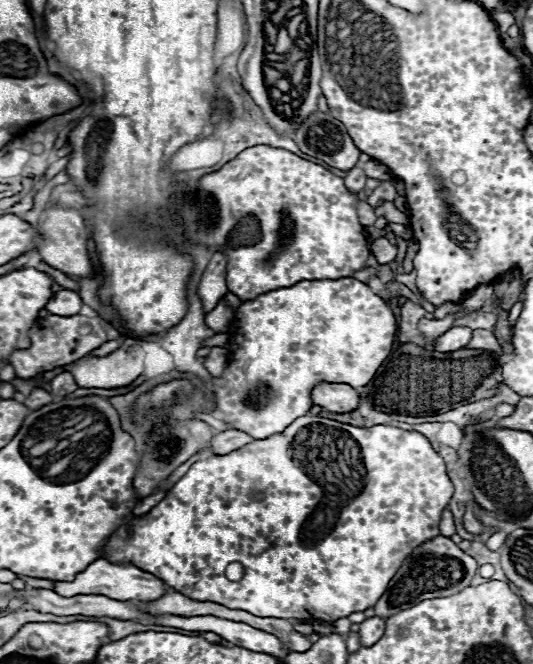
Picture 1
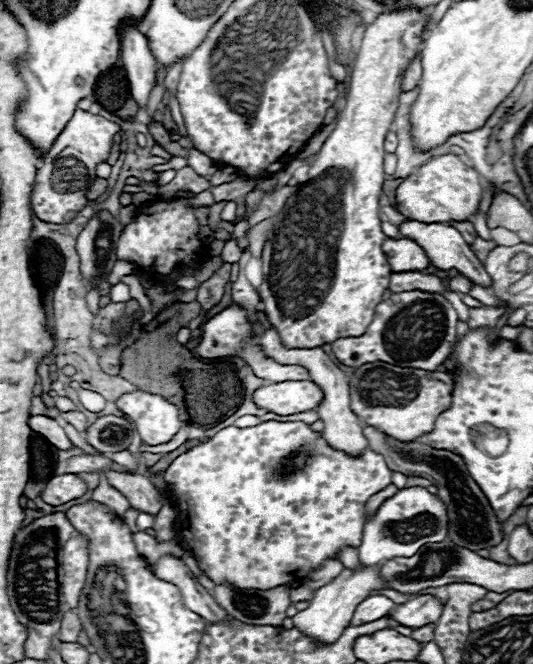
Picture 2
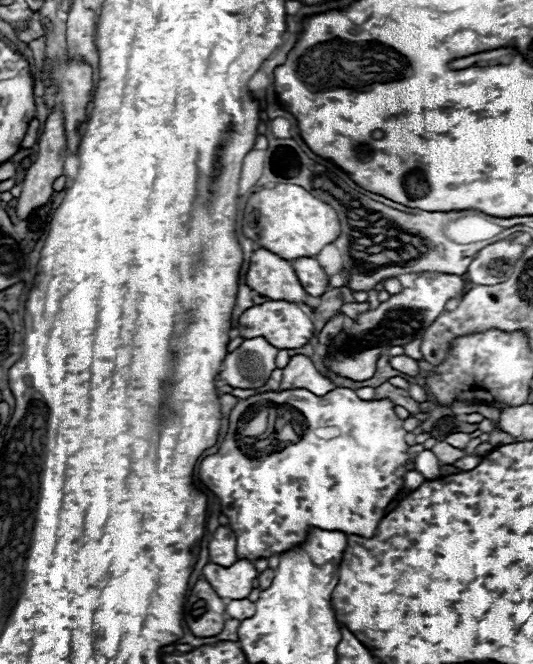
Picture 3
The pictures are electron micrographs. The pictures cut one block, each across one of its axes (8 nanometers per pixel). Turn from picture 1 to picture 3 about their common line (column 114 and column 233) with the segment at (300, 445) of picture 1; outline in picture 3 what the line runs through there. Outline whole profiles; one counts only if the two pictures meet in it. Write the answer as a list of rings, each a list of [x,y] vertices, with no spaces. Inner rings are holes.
[[[218,526],[218,530],[210,538],[208,550],[210,550],[210,562],[234,564],[238,560],[238,556],[236,556],[236,536],[234,536],[232,528]]]

